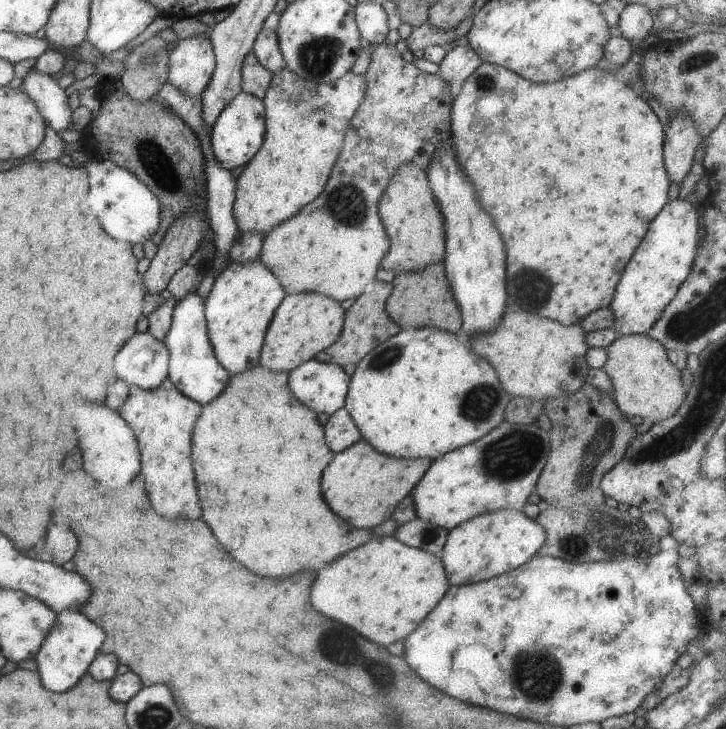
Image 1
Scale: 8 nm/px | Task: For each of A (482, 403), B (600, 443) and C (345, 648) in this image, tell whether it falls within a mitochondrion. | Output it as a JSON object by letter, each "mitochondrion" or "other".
{"A":"mitochondrion","B":"mitochondrion","C":"mitochondrion"}

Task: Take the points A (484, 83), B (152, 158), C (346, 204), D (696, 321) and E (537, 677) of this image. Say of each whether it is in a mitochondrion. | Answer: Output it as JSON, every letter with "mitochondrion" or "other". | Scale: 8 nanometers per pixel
{"A":"mitochondrion","B":"mitochondrion","C":"mitochondrion","D":"mitochondrion","E":"mitochondrion"}

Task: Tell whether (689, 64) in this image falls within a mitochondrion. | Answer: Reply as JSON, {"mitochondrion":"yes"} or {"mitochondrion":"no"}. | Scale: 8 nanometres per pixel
{"mitochondrion":"yes"}

